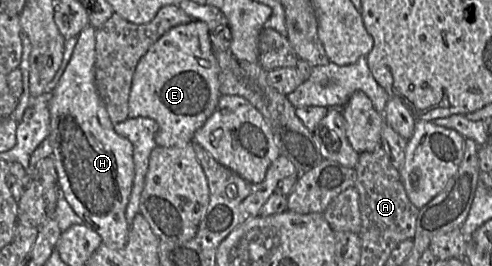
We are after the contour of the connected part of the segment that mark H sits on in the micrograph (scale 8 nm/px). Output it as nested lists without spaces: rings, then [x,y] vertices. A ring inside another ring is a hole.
[[[86,26],[79,34],[78,40],[74,47],[71,59],[62,74],[58,84],[51,92],[52,97],[49,102],[49,112],[50,112],[50,135],[49,139],[52,144],[53,148],[53,158],[55,161],[56,171],[57,171],[57,185],[60,189],[61,196],[63,196],[73,211],[83,220],[83,224],[93,229],[102,240],[102,244],[106,245],[110,249],[120,249],[124,247],[127,242],[129,225],[126,222],[126,207],[128,204],[128,200],[130,197],[133,179],[134,179],[134,164],[133,164],[133,146],[132,143],[126,139],[118,135],[114,131],[114,125],[110,121],[108,113],[100,100],[98,95],[96,86],[95,86],[95,78],[94,78],[94,70],[95,70],[95,45],[96,45],[96,38],[95,38],[96,29],[92,26]]]

